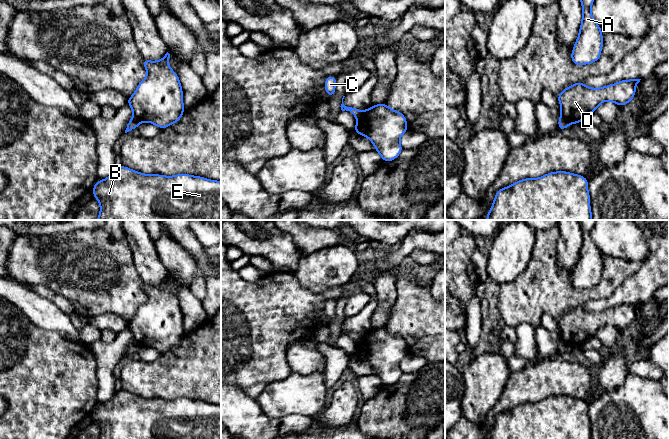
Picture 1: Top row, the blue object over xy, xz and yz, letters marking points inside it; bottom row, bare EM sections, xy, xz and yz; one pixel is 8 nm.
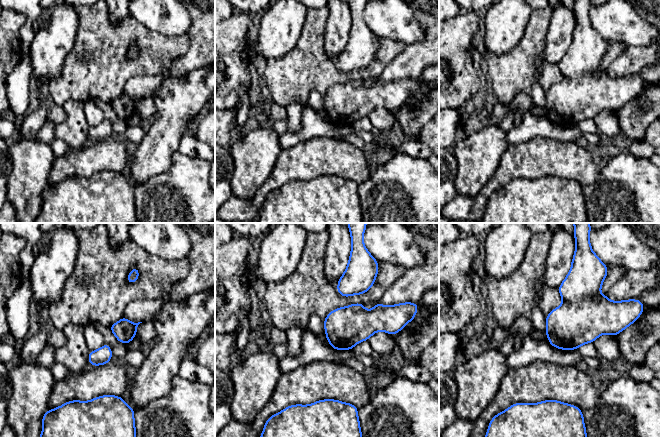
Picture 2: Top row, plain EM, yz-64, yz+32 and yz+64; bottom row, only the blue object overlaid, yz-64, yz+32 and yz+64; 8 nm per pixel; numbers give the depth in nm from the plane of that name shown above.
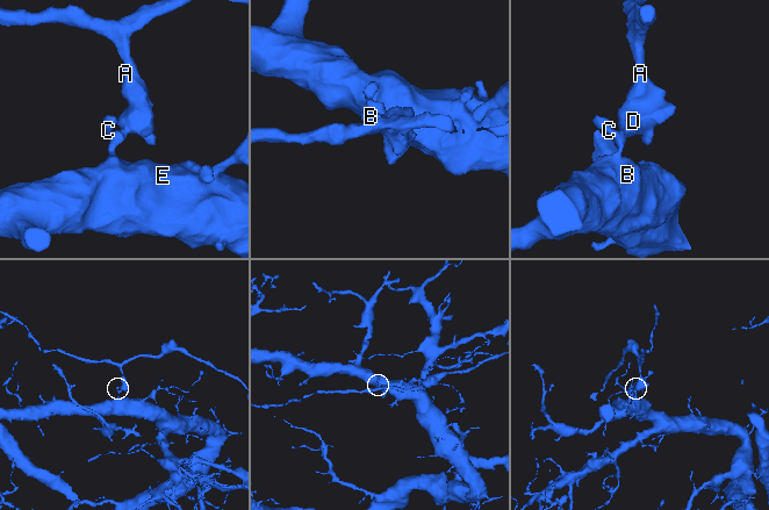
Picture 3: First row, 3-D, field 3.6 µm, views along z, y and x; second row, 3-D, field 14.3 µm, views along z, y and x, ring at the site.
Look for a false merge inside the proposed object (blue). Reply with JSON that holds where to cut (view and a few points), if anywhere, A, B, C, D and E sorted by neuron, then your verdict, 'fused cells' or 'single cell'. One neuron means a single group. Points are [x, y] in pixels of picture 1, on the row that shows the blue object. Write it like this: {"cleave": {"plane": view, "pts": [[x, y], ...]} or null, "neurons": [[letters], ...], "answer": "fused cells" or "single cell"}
{"cleave": {"plane": "yz", "pts": [[561, 116], [569, 123]]}, "neurons": [["A", "D"], ["B", "C", "E"]], "answer": "fused cells"}

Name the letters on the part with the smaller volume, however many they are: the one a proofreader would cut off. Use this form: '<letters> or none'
A, D

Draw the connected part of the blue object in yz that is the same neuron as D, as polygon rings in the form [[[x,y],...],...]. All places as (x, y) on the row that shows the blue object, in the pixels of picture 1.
[[[621,80],[601,88],[587,87],[582,81],[578,81],[557,95],[561,106],[560,116],[569,124],[575,124],[581,123],[588,114],[594,113],[604,101],[624,106],[633,100],[640,80]]]

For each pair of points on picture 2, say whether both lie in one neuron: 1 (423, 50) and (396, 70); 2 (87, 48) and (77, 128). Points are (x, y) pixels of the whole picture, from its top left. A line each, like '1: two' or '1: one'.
1: one
2: two

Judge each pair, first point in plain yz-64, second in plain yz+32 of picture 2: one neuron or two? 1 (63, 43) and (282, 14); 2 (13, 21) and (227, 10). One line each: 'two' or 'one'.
1: one
2: two

